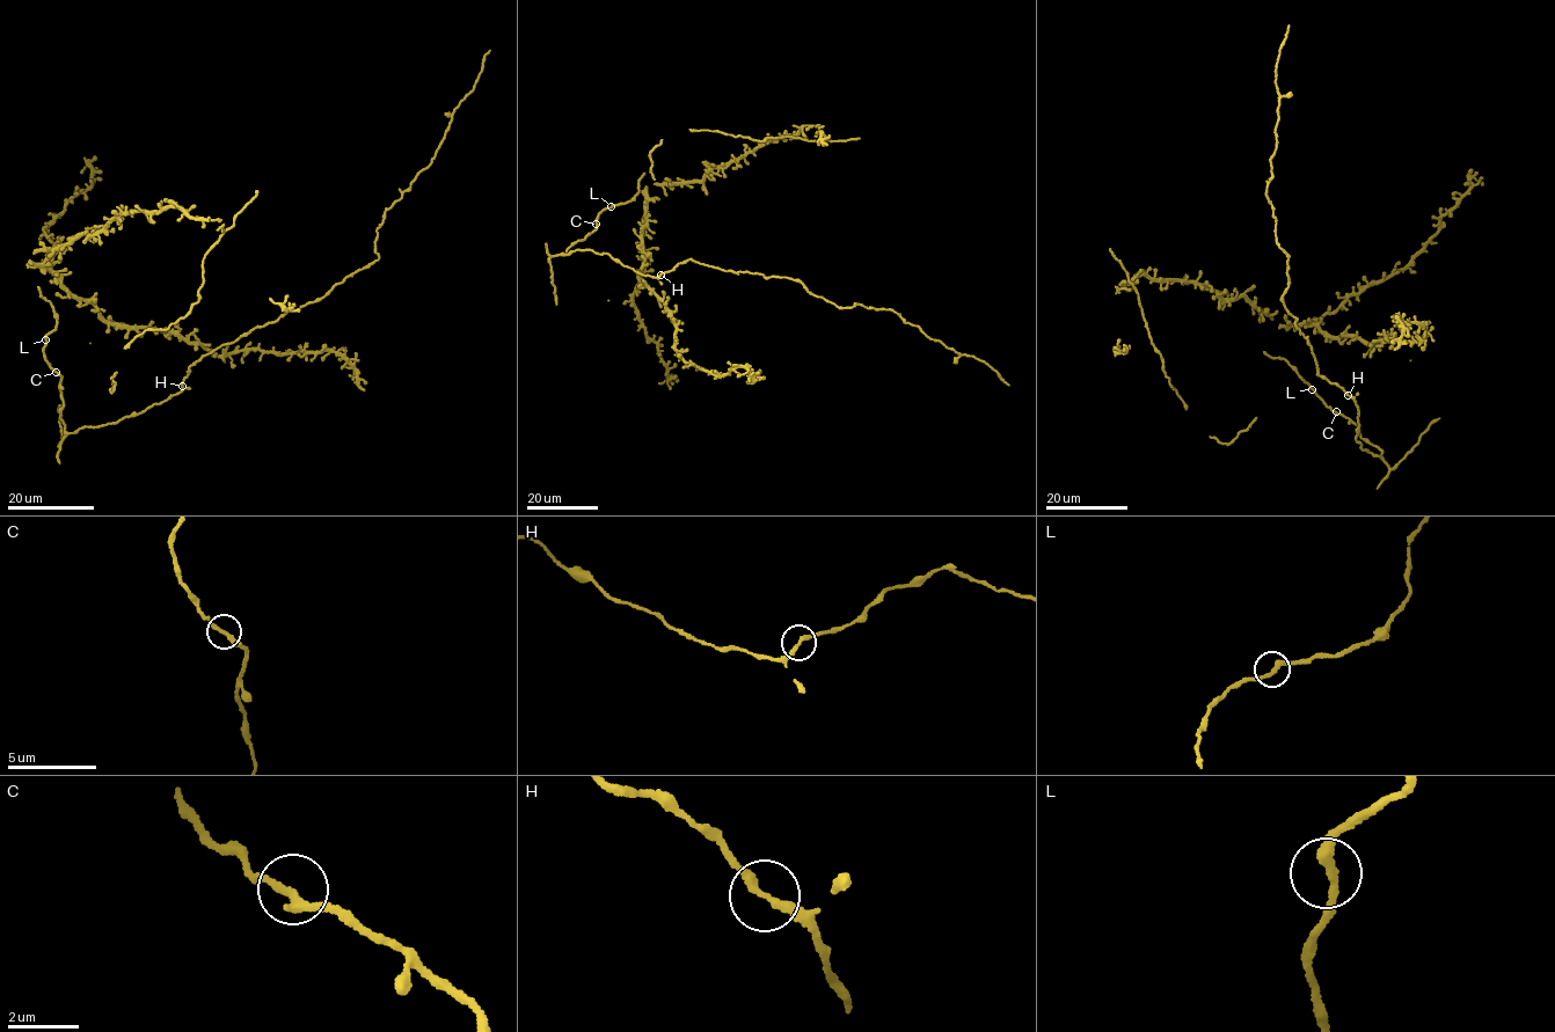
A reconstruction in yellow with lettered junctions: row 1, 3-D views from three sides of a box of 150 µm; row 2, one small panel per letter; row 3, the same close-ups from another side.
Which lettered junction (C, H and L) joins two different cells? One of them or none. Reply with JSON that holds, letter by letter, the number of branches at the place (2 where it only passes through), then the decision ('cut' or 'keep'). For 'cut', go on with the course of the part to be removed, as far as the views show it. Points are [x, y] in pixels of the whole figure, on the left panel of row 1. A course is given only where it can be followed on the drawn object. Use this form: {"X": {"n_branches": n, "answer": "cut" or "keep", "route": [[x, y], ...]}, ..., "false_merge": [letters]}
{"C": {"n_branches": 2, "answer": "keep"}, "H": {"n_branches": 2, "answer": "keep"}, "L": {"n_branches": 2, "answer": "keep"}, "false_merge": []}

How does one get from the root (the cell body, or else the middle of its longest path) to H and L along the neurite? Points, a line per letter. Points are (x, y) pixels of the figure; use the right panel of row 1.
H: (1335, 412), (1357, 425), (1360, 437), (1375, 446), (1381, 456), (1360, 448), (1355, 440), (1358, 408), (1349, 395)
L: (1335, 412), (1312, 389)

